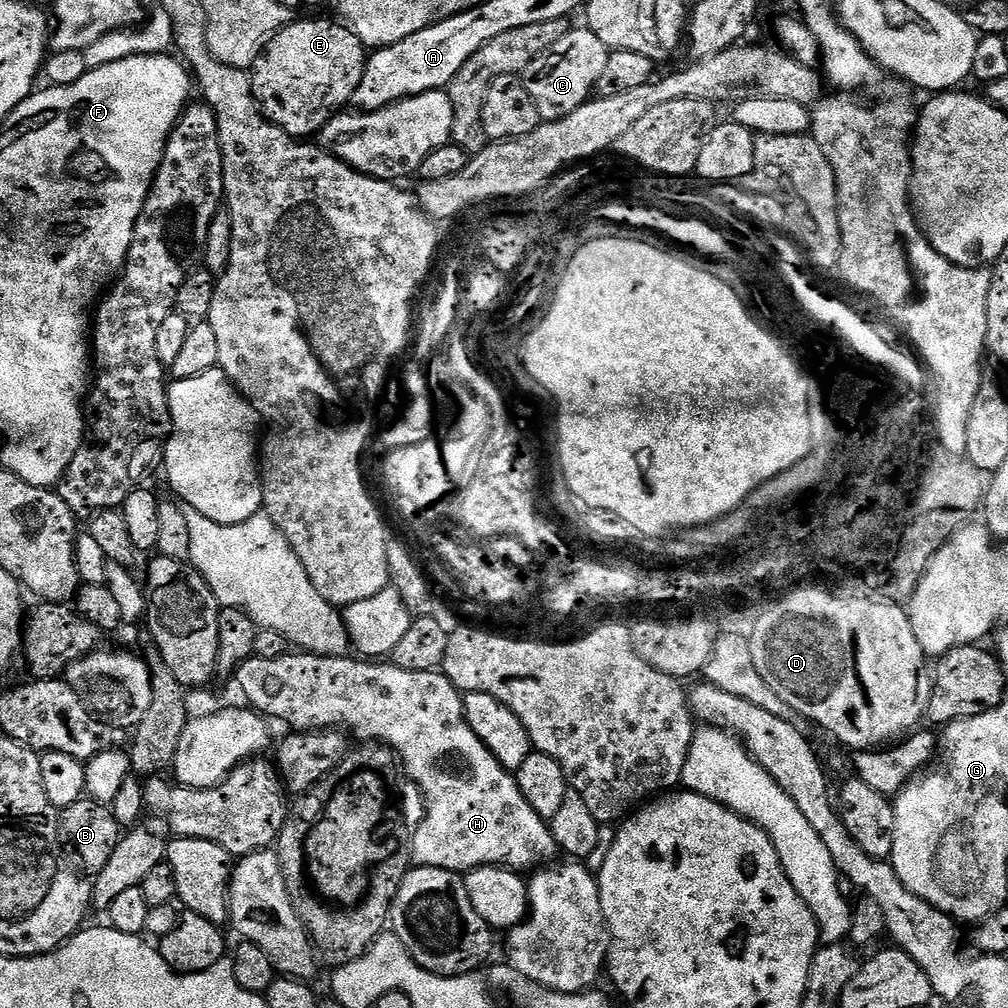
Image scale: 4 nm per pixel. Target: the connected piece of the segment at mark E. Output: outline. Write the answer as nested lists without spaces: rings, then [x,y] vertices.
[[[293,19],[291,24],[270,37],[250,69],[252,93],[258,102],[260,113],[291,136],[312,138],[320,133],[332,121],[333,116],[352,104],[352,95],[356,93],[358,82],[362,82],[364,77],[364,43],[349,28],[345,28],[343,23],[333,20]]]

